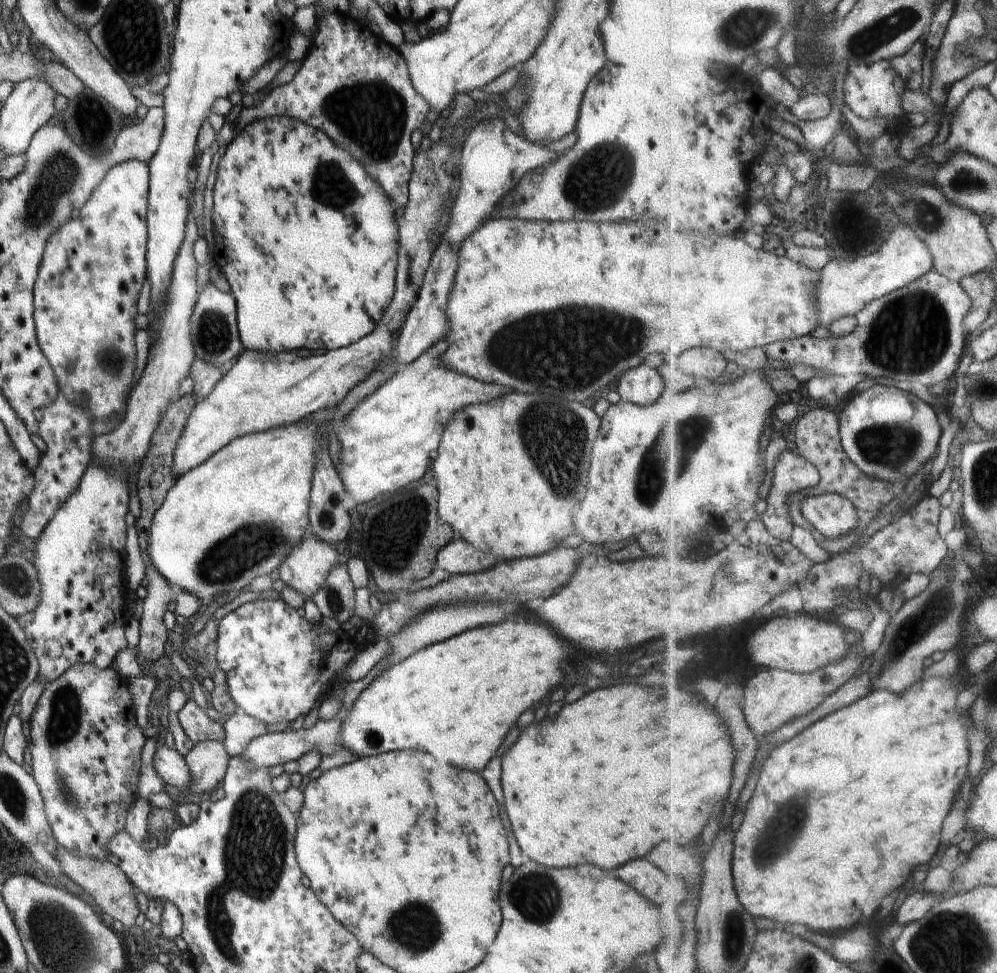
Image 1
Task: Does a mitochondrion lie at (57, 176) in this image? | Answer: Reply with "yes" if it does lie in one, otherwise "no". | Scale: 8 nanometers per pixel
yes

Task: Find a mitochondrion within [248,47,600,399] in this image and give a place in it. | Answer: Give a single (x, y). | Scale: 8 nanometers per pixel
(376, 116)

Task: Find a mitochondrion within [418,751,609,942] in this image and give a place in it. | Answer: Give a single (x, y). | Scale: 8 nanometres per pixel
(536, 895)

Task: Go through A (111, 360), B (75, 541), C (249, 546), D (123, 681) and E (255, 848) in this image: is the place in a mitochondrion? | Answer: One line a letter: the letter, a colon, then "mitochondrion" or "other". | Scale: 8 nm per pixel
A: mitochondrion
B: other
C: mitochondrion
D: other
E: mitochondrion

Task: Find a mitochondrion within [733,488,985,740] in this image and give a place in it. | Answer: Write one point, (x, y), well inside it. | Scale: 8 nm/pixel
(926, 618)

